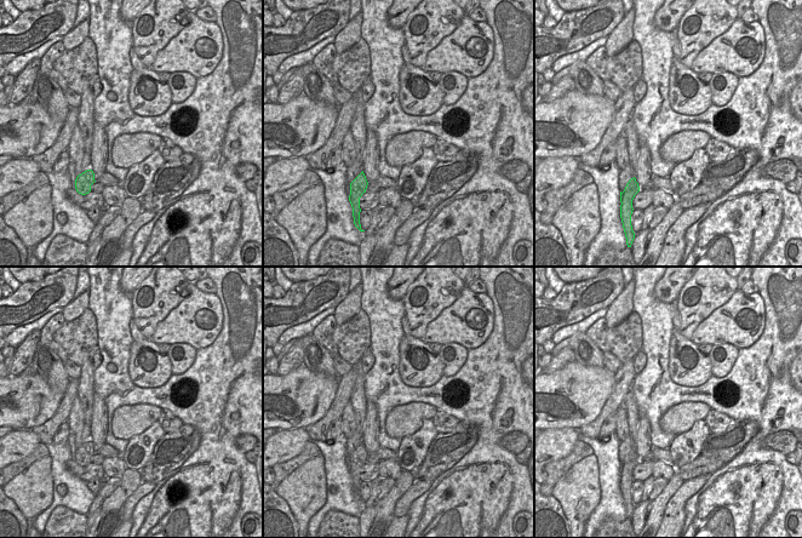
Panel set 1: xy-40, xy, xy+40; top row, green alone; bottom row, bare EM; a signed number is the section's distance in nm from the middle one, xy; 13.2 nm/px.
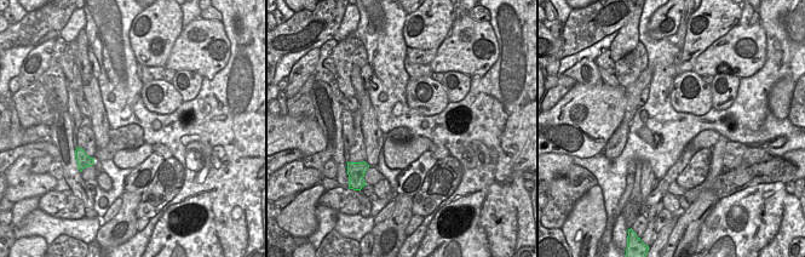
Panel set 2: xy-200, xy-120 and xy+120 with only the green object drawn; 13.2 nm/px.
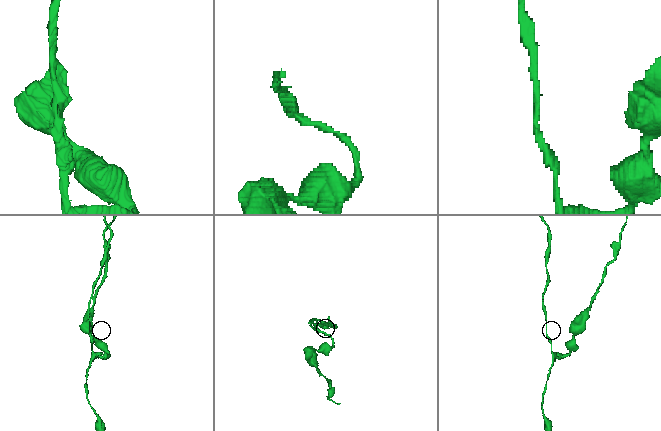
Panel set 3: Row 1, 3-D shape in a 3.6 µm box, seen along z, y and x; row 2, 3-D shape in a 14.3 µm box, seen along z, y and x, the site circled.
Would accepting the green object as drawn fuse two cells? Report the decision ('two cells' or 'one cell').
two cells

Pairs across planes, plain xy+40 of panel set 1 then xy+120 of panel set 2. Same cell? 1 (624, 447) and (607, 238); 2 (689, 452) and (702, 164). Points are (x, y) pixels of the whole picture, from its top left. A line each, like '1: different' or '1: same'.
1: same
2: same

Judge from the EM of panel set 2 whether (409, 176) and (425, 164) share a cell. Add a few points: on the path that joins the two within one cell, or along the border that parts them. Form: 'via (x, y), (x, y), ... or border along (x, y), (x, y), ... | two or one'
via (413, 172), (421, 165) | one

